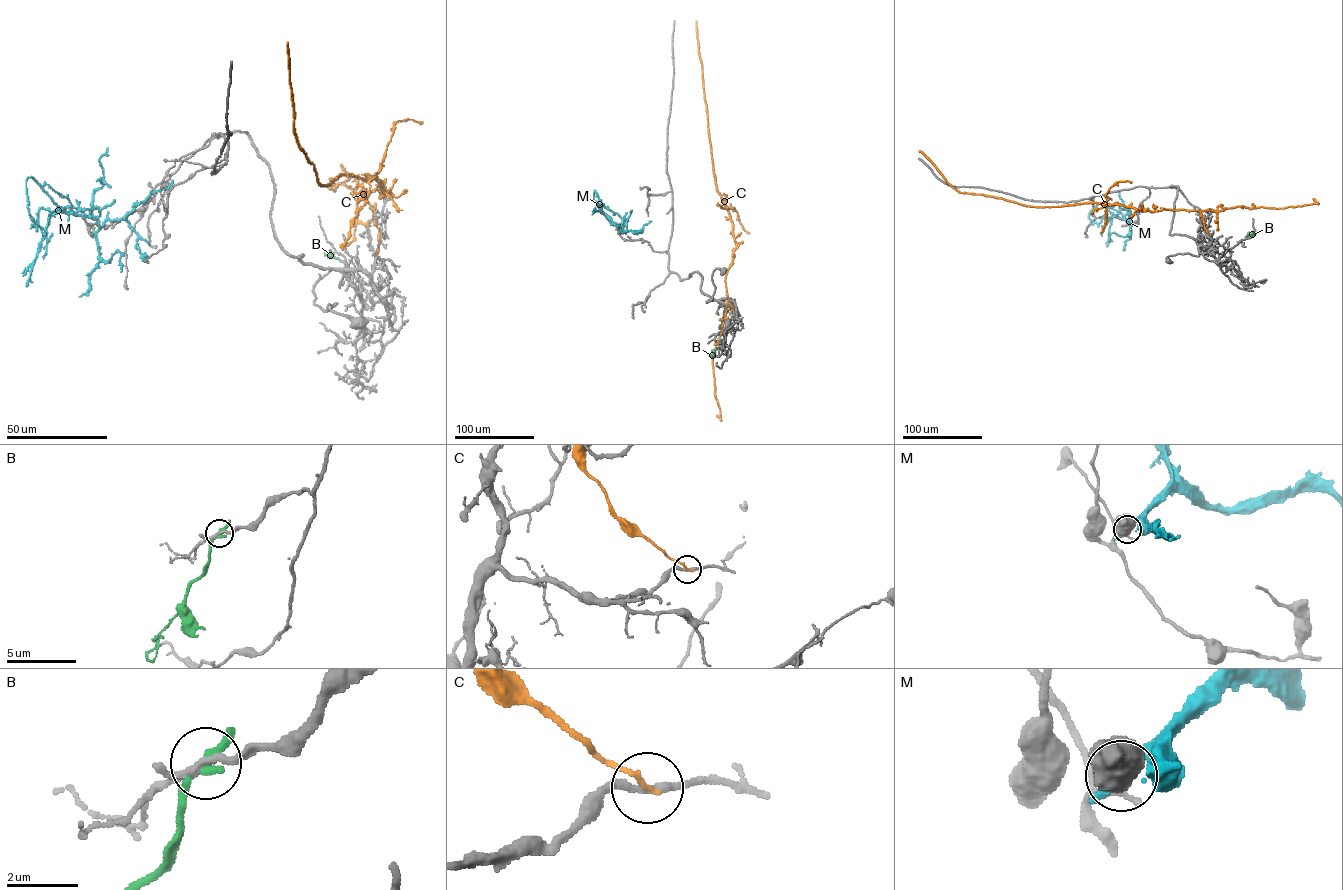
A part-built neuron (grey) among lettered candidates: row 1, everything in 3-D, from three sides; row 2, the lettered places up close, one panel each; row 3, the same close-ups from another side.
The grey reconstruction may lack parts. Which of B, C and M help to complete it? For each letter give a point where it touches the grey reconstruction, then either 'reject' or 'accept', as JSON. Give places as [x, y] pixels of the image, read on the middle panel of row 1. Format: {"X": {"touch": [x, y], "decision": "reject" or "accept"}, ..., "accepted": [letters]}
{"B": {"touch": [715, 349], "decision": "reject"}, "C": {"touch": [731, 312], "decision": "reject"}, "M": {"touch": [620, 233], "decision": "reject"}, "accepted": []}

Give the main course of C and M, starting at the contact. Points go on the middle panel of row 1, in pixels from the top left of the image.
C: (731, 312), (725, 276), (732, 263), (736, 243), (732, 221), (717, 189), (713, 170), (696, 21)
M: (620, 233), (622, 228), (597, 206), (593, 198), (594, 190), (601, 200)

